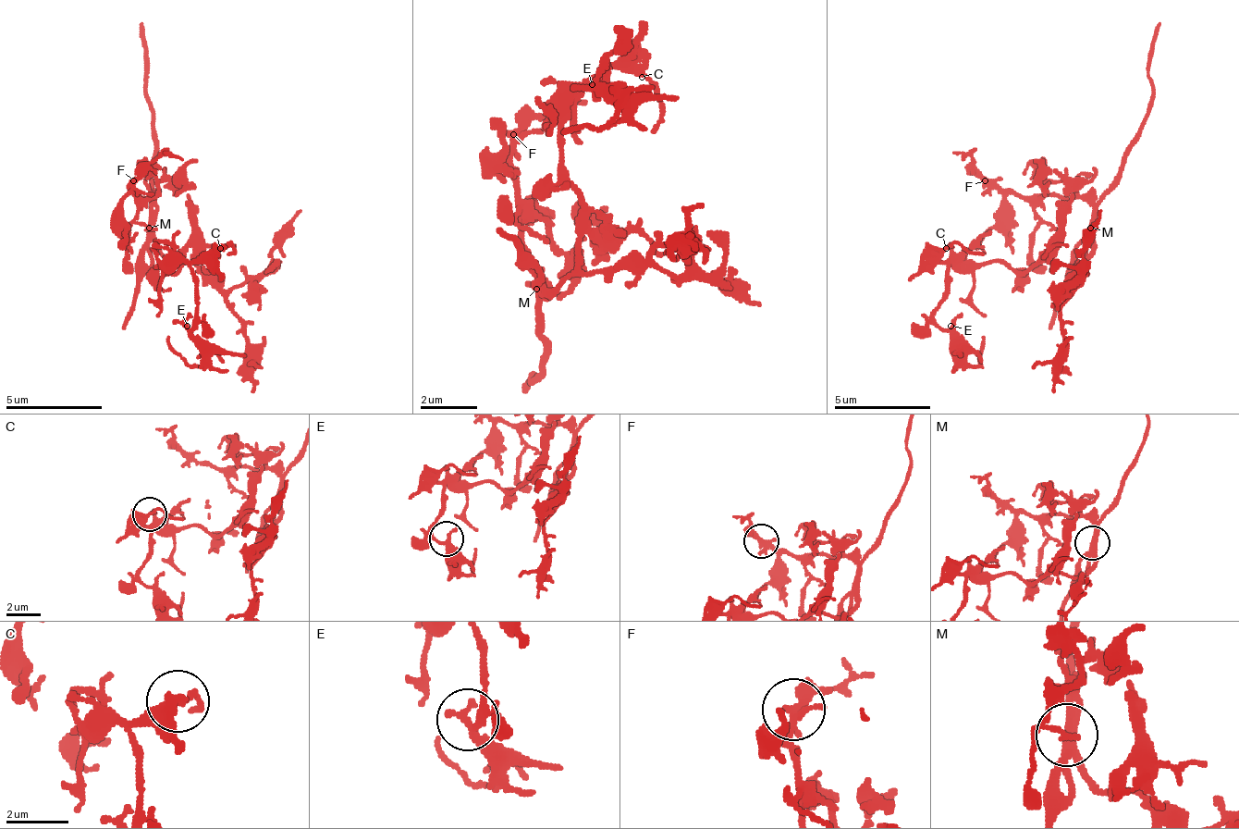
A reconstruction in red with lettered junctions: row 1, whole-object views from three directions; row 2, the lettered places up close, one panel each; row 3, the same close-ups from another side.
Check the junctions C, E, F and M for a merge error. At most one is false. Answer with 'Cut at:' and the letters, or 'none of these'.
Cut at: none of these

